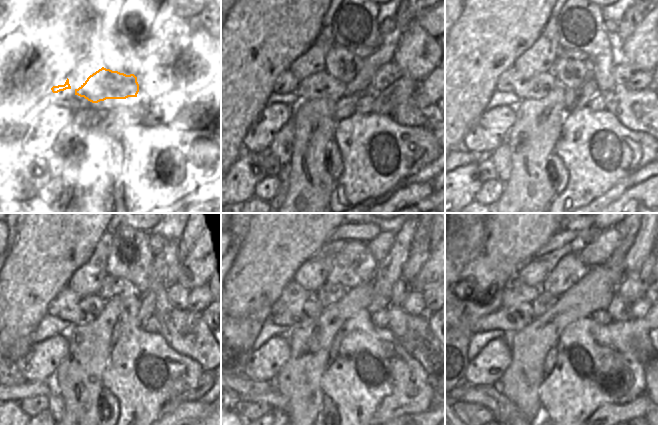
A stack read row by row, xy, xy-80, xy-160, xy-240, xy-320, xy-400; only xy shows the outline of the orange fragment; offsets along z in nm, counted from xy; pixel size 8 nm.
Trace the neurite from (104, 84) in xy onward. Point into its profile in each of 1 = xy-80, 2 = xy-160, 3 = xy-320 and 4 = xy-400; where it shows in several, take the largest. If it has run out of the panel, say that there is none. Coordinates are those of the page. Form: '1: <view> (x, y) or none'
1: xy-80 (321, 85)
2: xy-160 (537, 87)
3: xy-320 (297, 307)
4: xy-400 (516, 311)

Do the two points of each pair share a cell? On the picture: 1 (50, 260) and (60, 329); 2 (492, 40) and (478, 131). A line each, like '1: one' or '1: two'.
1: two
2: two

